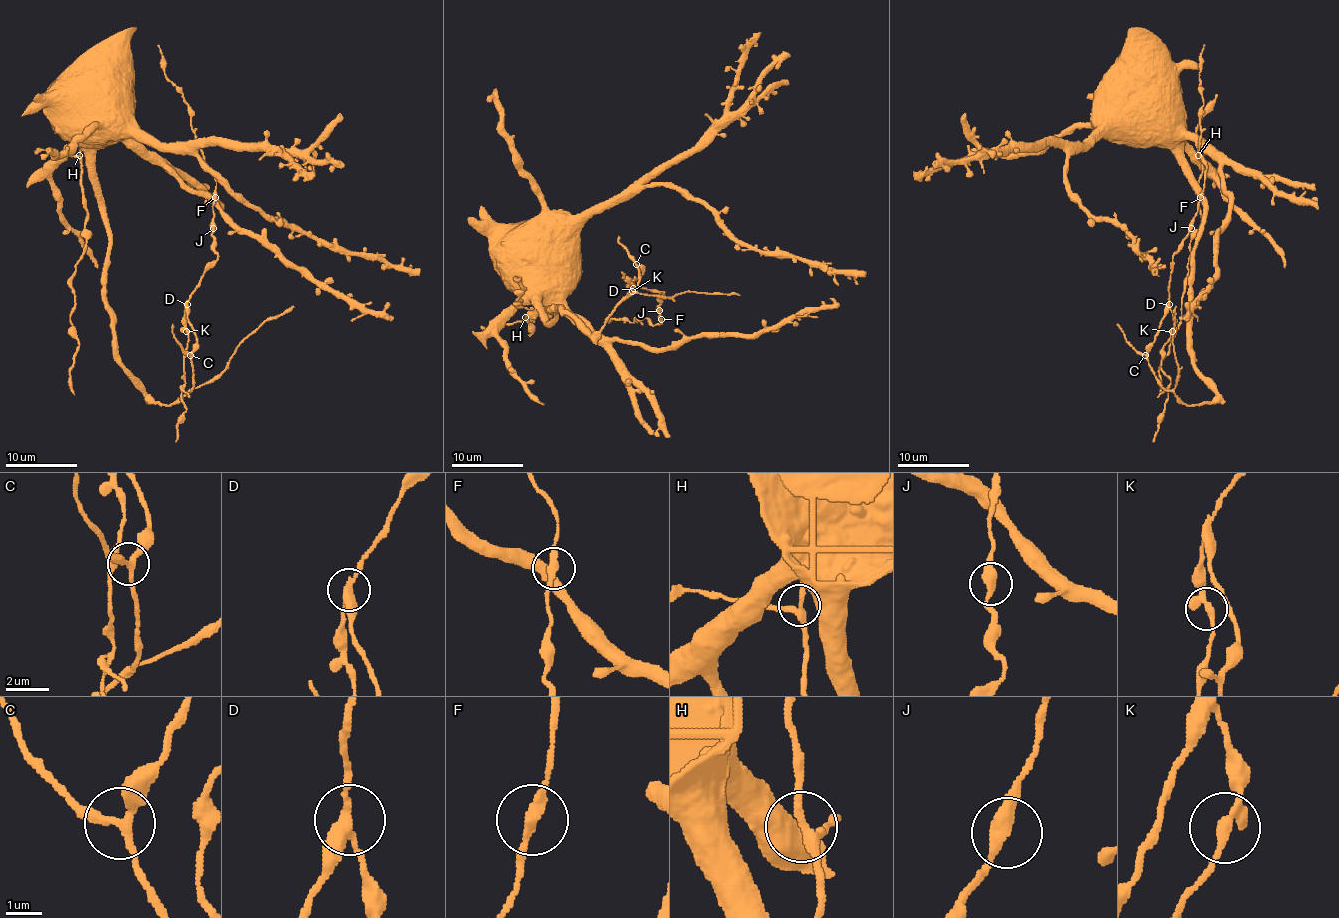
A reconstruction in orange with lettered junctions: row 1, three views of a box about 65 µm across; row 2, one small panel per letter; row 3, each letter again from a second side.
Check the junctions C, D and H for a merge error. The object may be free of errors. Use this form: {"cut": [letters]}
{"cut": ["D"]}

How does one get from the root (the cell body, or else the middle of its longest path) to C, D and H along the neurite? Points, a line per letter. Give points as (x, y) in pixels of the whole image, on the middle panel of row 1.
C: (548, 255), (539, 310), (550, 323), (552, 310), (571, 314), (593, 335), (638, 287), (636, 264)
D: (548, 255), (539, 310), (550, 323), (561, 310), (595, 335), (638, 287), (638, 266), (632, 289)
H: (548, 255), (545, 264), (548, 284), (543, 289), (536, 289), (502, 325), (513, 325), (525, 317)

